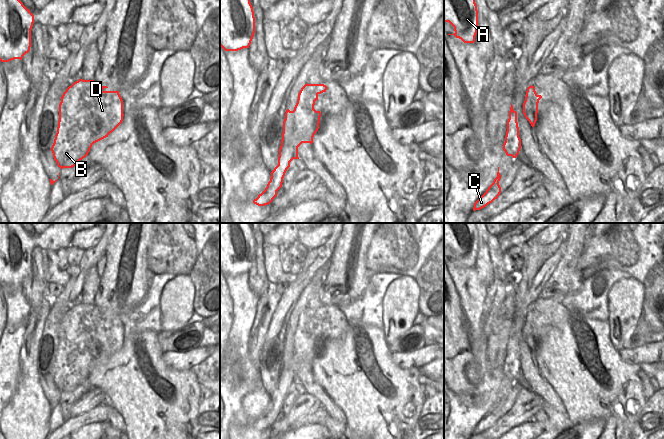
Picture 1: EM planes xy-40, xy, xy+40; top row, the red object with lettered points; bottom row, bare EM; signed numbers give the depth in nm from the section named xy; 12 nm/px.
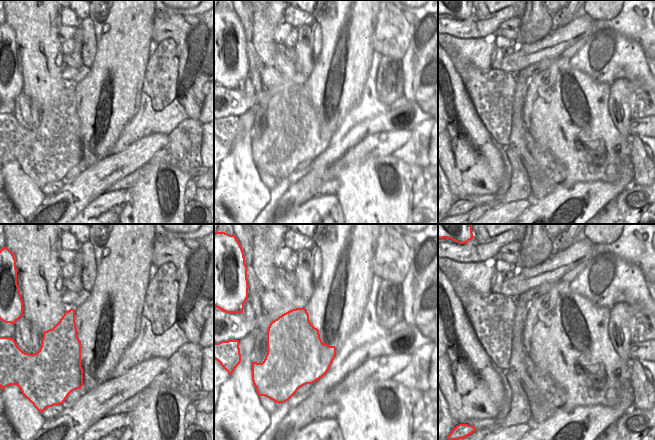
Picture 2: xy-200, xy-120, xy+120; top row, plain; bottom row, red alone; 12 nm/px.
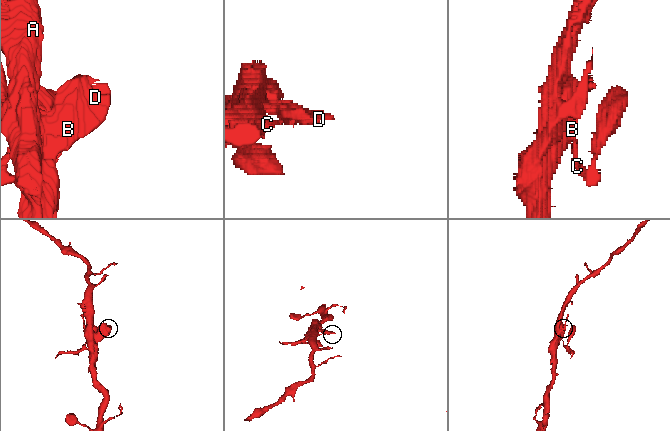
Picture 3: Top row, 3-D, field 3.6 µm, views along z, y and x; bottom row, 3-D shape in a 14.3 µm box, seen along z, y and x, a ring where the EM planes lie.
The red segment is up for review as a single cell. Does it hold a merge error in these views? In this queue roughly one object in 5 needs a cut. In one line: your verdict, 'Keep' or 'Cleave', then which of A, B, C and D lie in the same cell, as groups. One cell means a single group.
Keep. Groups: A B C D.

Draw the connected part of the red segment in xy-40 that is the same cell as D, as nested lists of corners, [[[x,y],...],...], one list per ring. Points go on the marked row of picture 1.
[[[79,79],[78,81],[74,82],[71,86],[69,86],[66,91],[63,93],[61,97],[61,102],[59,104],[59,121],[58,121],[58,127],[57,127],[57,133],[55,135],[54,143],[51,147],[51,151],[53,153],[54,160],[57,163],[57,166],[60,167],[61,169],[63,168],[72,168],[74,167],[80,160],[85,158],[92,145],[106,137],[110,133],[112,133],[123,121],[123,100],[119,94],[119,91],[104,91],[104,88],[108,88],[107,86],[102,86],[95,82],[94,80],[83,80]]]

